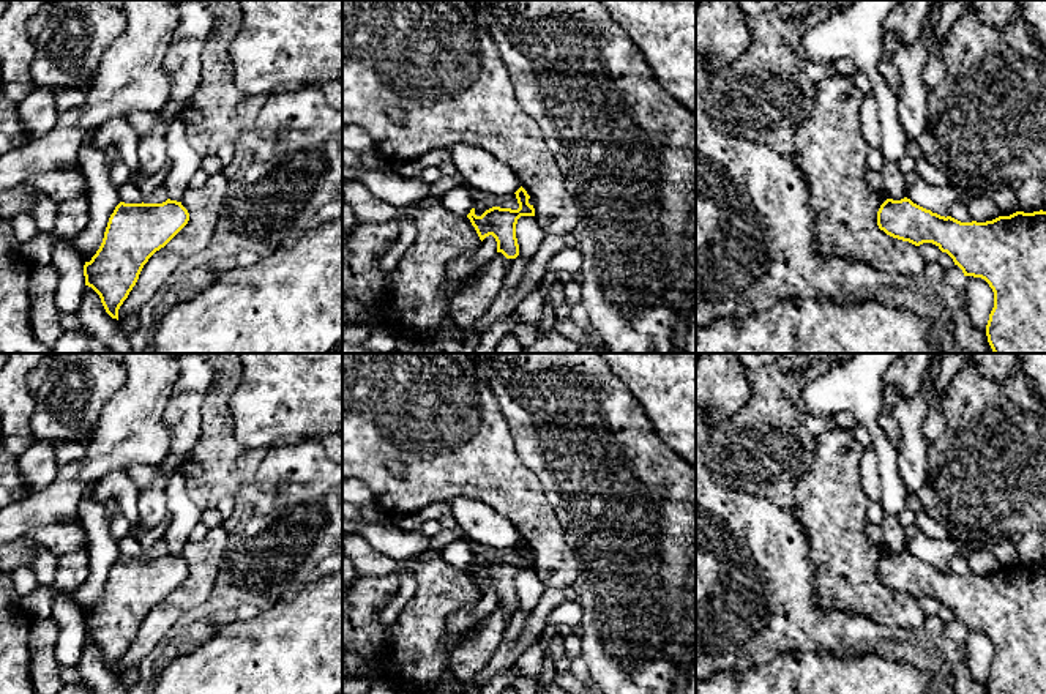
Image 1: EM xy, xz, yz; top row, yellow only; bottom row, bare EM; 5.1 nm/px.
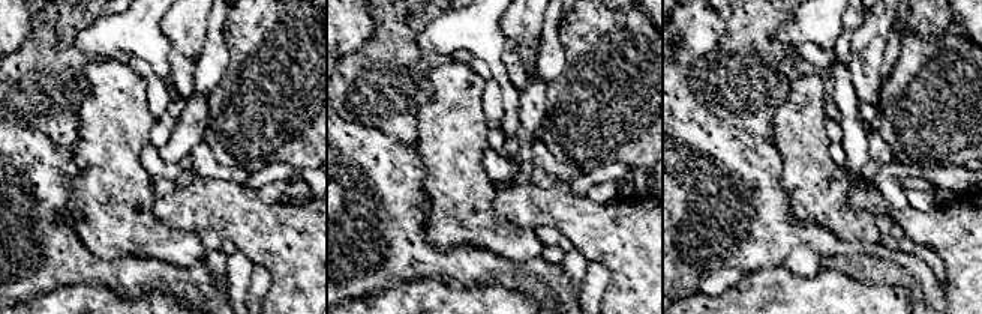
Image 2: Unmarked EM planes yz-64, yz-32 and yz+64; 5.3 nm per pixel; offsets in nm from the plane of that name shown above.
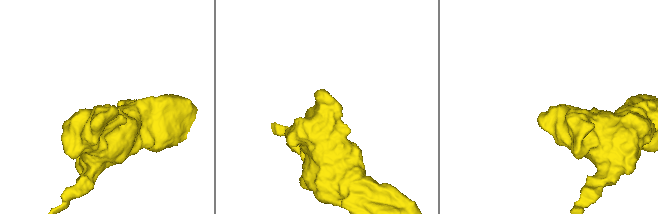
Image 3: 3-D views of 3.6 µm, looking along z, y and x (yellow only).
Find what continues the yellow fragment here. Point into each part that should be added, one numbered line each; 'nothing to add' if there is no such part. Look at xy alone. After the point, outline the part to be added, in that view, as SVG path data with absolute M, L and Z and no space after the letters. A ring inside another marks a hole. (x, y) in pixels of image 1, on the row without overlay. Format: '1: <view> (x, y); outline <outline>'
nothing to add

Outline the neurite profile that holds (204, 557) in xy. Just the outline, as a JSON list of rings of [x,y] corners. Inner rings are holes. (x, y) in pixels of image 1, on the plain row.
[[[224,525],[208,528],[199,543],[186,543],[181,558],[189,566],[188,577],[144,618],[139,632],[118,662],[118,673],[136,667],[155,645],[189,610],[208,601],[227,546]]]

